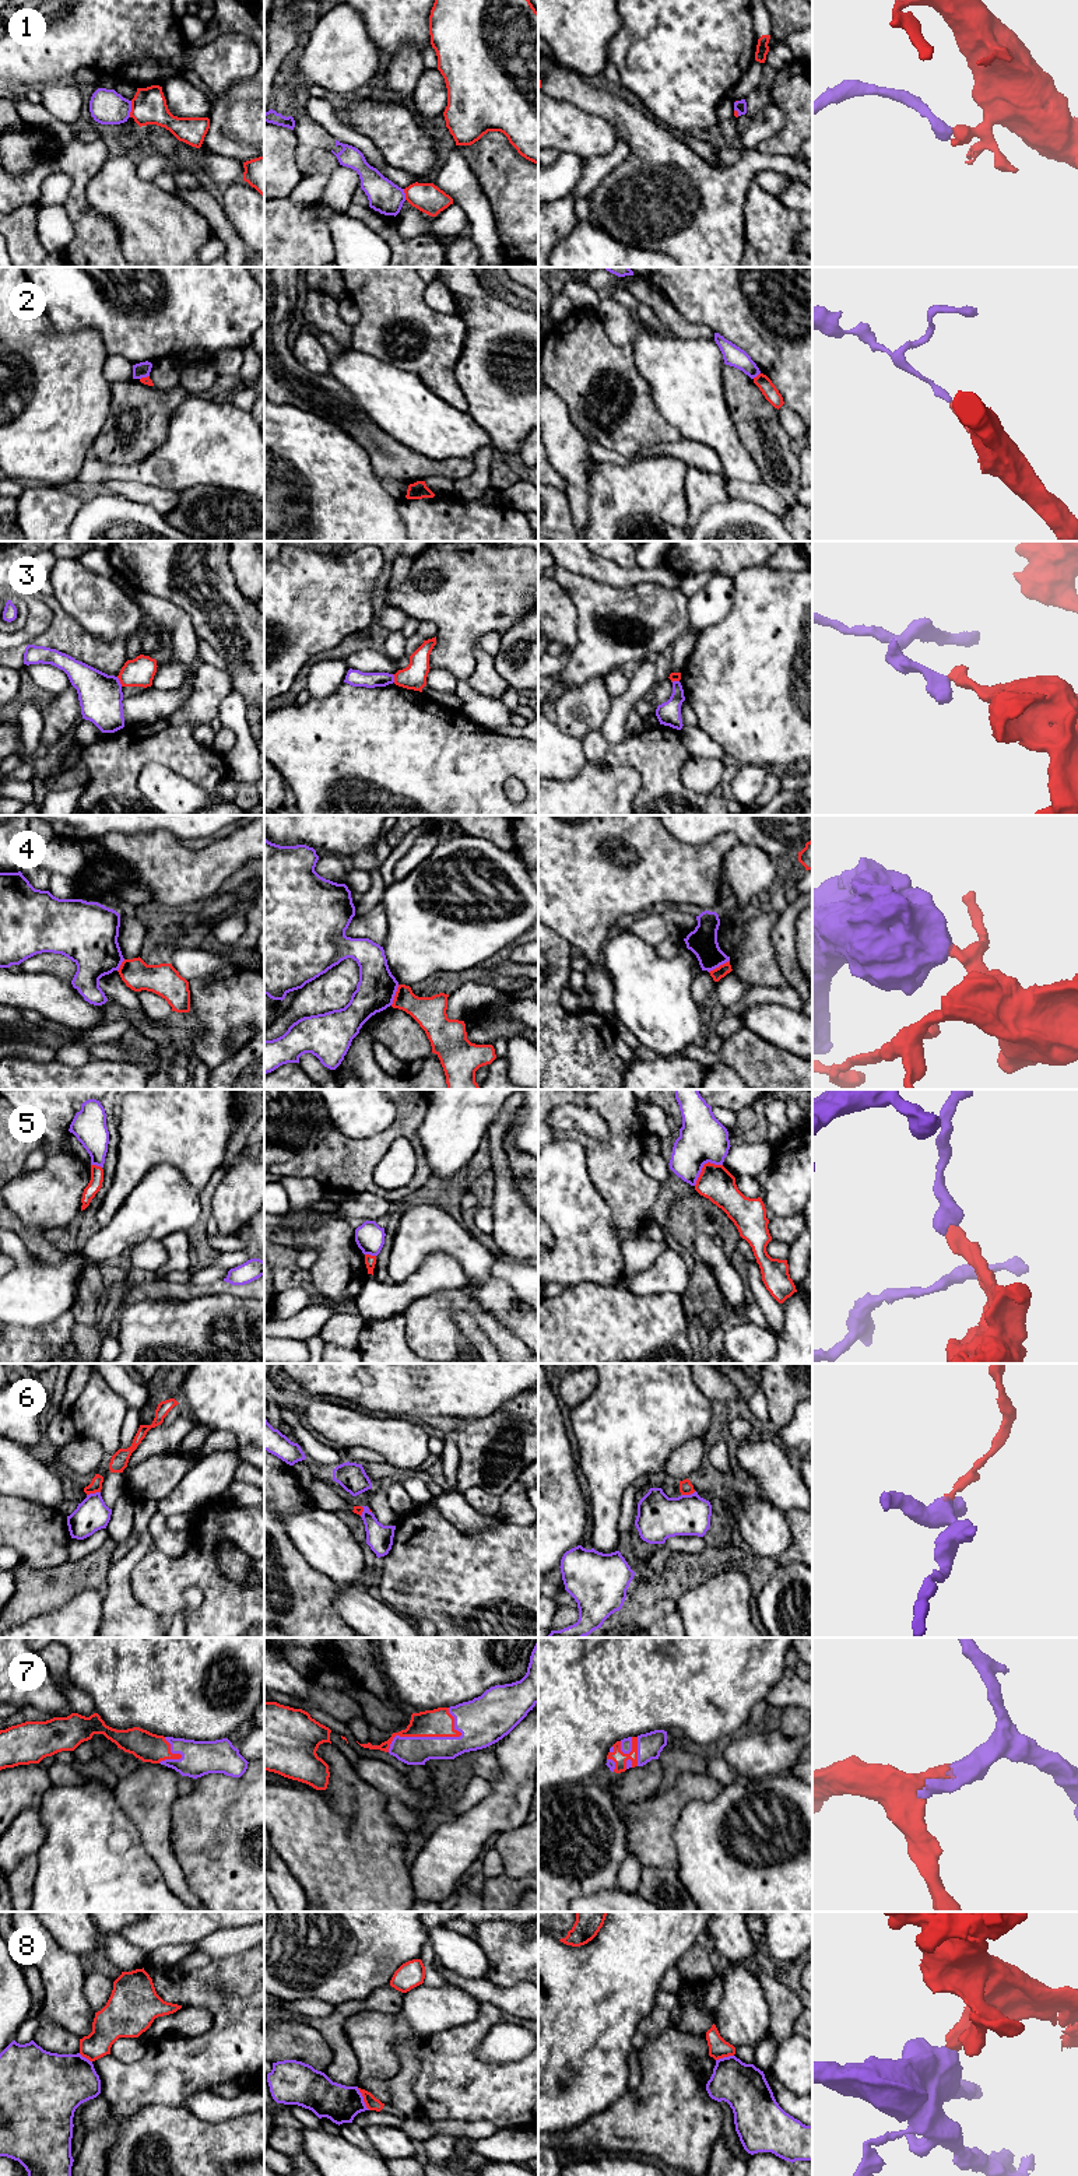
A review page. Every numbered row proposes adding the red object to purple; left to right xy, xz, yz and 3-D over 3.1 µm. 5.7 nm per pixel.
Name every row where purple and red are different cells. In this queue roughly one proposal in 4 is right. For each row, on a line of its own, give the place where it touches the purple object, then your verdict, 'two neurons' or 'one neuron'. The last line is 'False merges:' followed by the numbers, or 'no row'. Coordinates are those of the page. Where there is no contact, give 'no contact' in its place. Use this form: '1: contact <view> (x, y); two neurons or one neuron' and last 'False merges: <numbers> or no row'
1: contact xy (130, 109); two neurons
2: contact yz (755, 376); two neurons
3: contact xy (119, 681); two neurons
4: contact xz (394, 995); two neurons
5: contact yz (702, 1167); two neurons
6: contact yz (688, 1495); two neurons
7: contact xz (421, 1737); one neuron
8: contact xz (362, 2099); two neurons
False merges: 1, 2, 3, 4, 5, 6, 8

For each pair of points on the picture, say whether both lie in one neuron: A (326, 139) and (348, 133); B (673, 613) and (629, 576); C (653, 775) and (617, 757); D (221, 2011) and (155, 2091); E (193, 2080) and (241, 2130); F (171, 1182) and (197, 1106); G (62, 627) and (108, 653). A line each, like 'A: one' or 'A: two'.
A: two
B: two
C: one
D: one
E: two
F: two
G: one

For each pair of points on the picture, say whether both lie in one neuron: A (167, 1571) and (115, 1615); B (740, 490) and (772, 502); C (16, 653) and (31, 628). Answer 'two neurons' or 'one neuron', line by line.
A: two neurons
B: one neuron
C: two neurons

